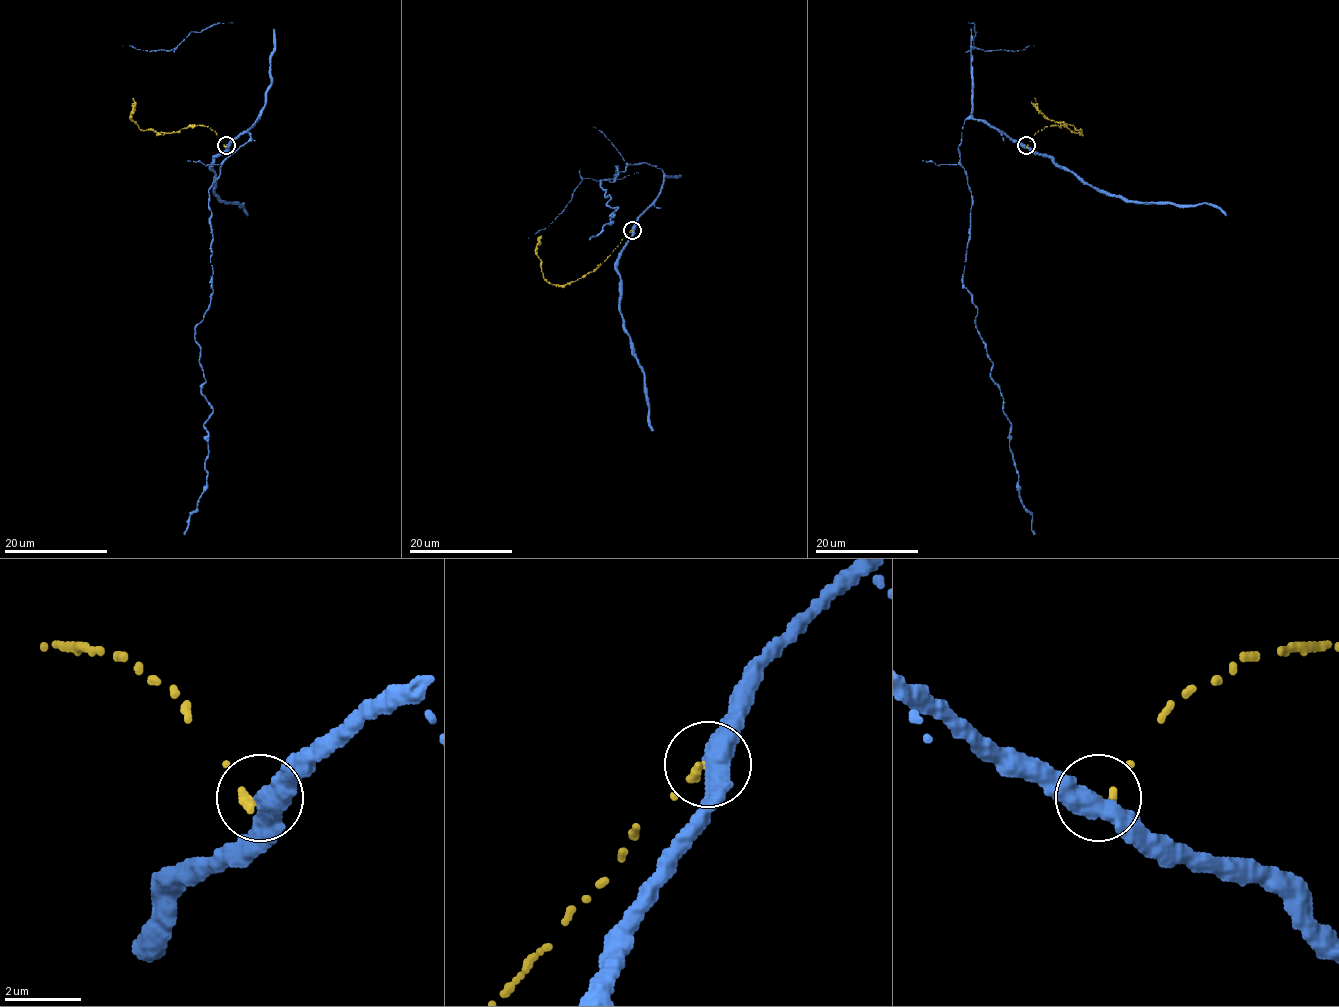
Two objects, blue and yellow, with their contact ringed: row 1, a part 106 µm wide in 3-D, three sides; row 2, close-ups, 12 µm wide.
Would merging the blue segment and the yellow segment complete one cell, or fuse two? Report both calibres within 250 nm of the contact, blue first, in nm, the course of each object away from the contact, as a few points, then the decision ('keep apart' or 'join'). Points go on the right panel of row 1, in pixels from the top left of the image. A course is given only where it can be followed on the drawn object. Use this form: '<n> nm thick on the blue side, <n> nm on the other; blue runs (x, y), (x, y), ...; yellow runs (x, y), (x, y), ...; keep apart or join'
420 nm thick on the blue side, 240 nm on the other; blue runs (1025, 146), (966, 119), (959, 156), (971, 191), (962, 282), (1004, 399), (1018, 489), (1034, 534); yellow runs (1025, 146), (1038, 130), (1052, 125), (1081, 133), (1073, 125), (1050, 120), (1034, 98); keep apart

